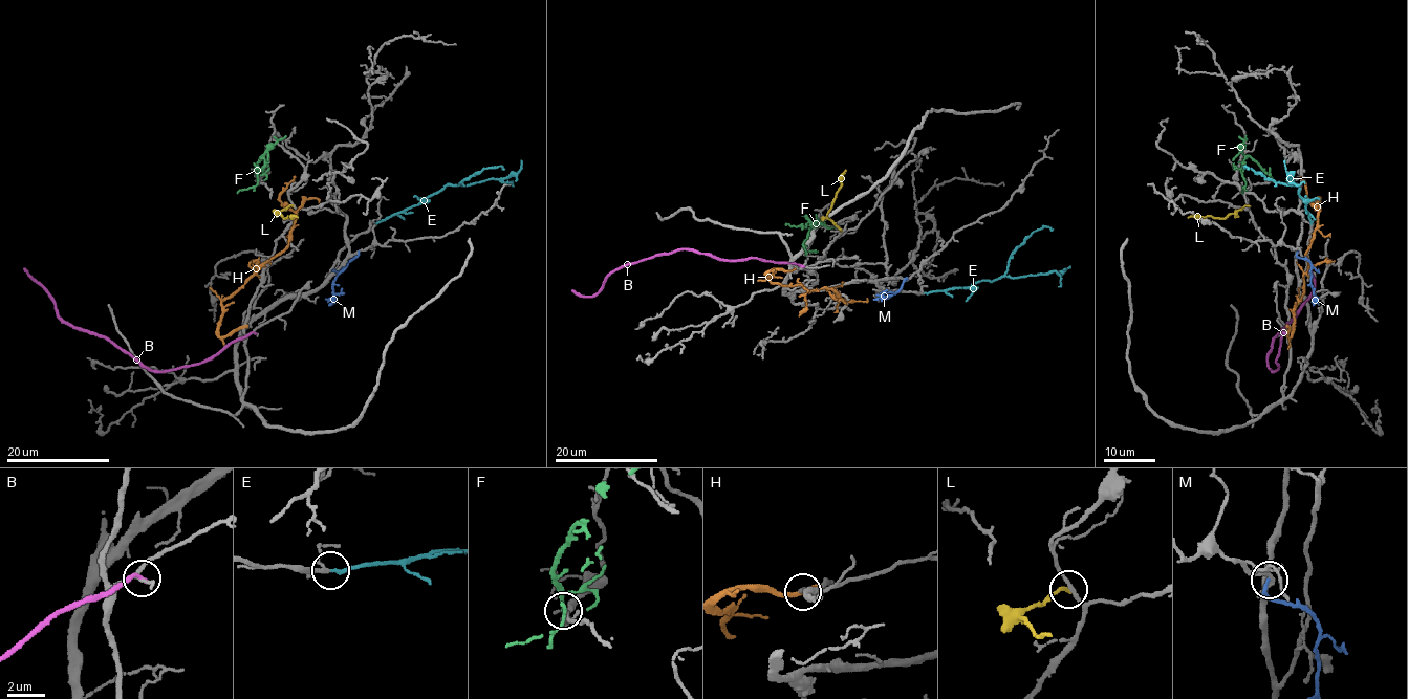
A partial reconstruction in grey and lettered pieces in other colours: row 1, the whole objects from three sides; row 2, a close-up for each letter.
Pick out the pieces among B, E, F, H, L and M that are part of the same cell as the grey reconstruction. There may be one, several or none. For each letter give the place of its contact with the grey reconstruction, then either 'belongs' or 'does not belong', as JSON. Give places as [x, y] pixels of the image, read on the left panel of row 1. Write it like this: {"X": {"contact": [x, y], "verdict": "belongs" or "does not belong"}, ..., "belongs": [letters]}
{"B": {"contact": [254, 332], "verdict": "does not belong"}, "E": {"contact": [376, 223], "verdict": "belongs"}, "F": {"contact": [258, 180], "verdict": "does not belong"}, "H": {"contact": [243, 326], "verdict": "does not belong"}, "L": {"contact": [293, 205], "verdict": "does not belong"}, "M": {"contact": [358, 252], "verdict": "does not belong"}, "belongs": ["E"]}

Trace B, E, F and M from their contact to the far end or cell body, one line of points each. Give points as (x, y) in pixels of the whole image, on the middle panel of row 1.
B: (802, 266), (758, 258), (711, 257), (677, 249), (616, 268), (592, 296), (578, 296), (571, 289)
E: (925, 293), (969, 288), (980, 280), (1064, 272), (1070, 266)
F: (806, 255), (803, 240), (813, 225), (785, 225)
M: (907, 279), (896, 293), (876, 295)

